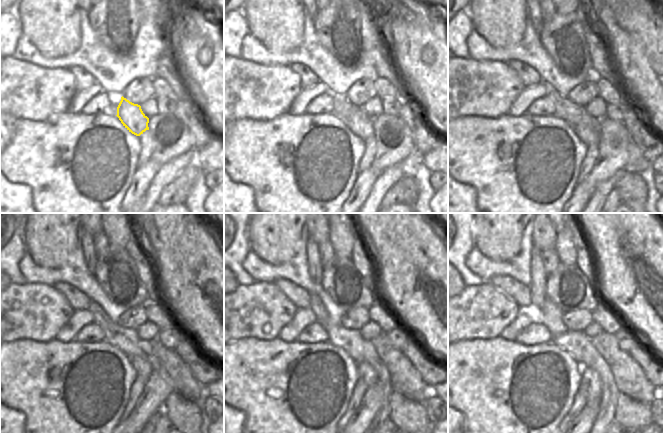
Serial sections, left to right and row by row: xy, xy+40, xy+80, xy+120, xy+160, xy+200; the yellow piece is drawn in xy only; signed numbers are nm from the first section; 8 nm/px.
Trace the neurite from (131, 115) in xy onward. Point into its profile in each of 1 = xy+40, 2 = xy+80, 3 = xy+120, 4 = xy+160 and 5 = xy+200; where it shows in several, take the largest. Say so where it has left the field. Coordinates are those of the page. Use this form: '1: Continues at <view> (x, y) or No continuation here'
1: Continues at xy+40 (359, 123)
2: Continues at xy+80 (589, 136)
3: Continues at xy+120 (143, 369)
4: Continues at xy+160 (366, 373)
5: Continues at xy+200 (590, 384)

